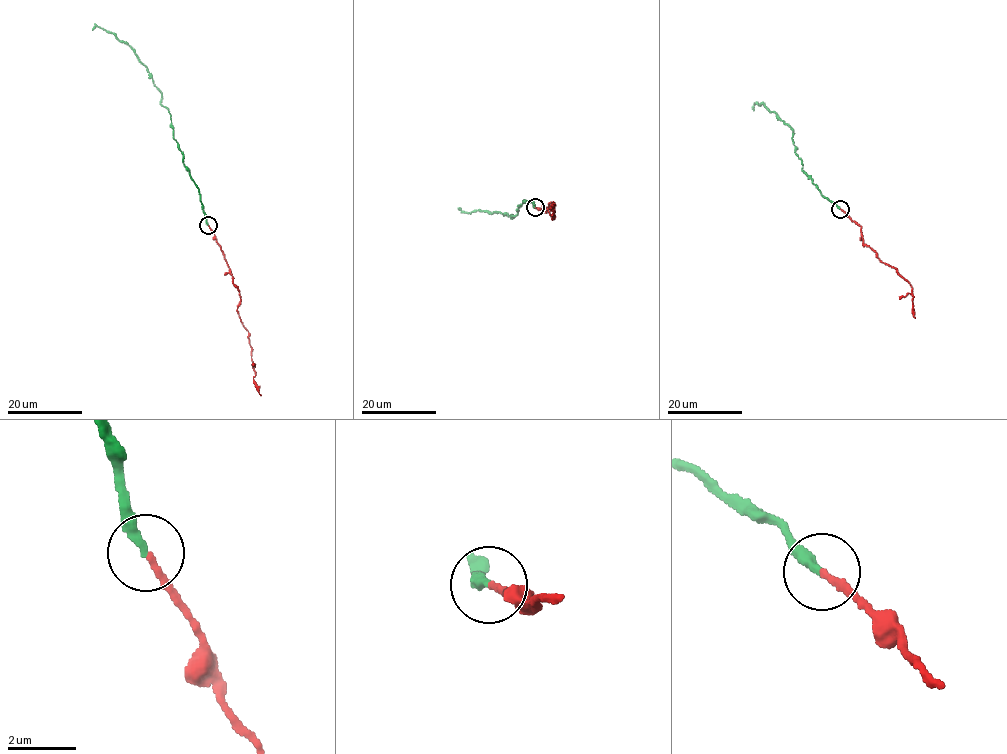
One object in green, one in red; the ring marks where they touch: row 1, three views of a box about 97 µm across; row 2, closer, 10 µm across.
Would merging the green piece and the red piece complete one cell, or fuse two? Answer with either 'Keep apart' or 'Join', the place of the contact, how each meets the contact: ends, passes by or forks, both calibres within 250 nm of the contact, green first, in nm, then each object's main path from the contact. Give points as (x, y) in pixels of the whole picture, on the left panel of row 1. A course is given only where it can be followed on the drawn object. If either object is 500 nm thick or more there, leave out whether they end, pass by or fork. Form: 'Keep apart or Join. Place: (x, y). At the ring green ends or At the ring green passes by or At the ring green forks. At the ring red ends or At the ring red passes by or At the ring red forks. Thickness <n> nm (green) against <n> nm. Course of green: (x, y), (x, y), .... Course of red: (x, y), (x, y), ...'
Join. Place: (208, 225). At the ring green ends. At the ring red ends. Thickness 240 nm (green) against 180 nm. Course of green: (208, 225), (198, 188), (174, 138), (169, 111), (150, 73), (127, 44), (98, 26), (92, 30). Course of red: (208, 225), (237, 287), (240, 301), (237, 312), (248, 332), (253, 382), (261, 395)

